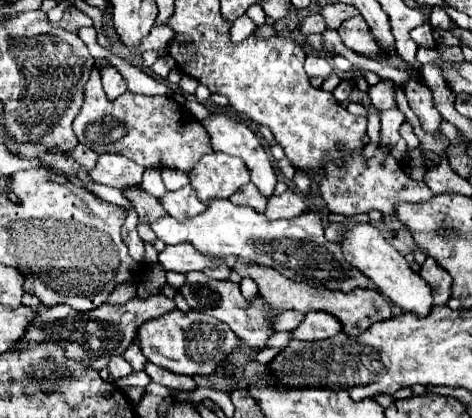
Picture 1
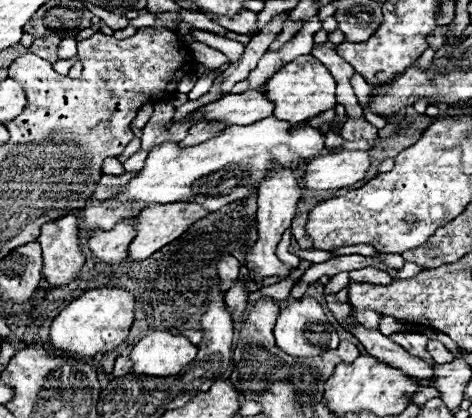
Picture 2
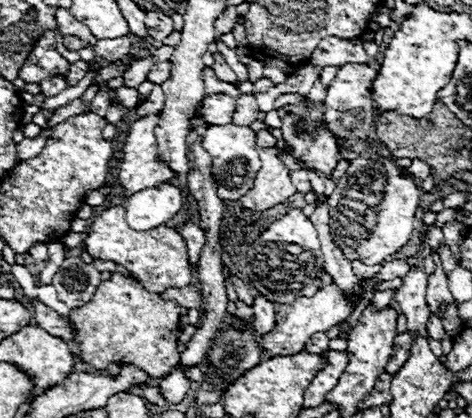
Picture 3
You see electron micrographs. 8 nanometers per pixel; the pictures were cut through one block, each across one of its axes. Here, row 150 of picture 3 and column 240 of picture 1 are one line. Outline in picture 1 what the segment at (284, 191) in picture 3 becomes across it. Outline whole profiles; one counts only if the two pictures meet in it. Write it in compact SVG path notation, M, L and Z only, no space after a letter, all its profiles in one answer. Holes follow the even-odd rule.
M236 260L234 270L242 278L252 278L258 284L258 292L264 298L264 302L268 302L268 306L272 308L272 316L286 312L286 310L296 310L300 314L316 312L316 310L328 312L328 314L332 314L334 318L340 320L342 332L350 334L350 336L358 336L360 332L370 328L374 322L388 320L392 316L390 302L384 296L380 296L378 290L354 288L352 292L340 292L340 290L328 290L328 288L312 288L310 284L288 280L286 276L282 276L274 268L260 266L260 264L254 264L254 262L248 262L248 260Z

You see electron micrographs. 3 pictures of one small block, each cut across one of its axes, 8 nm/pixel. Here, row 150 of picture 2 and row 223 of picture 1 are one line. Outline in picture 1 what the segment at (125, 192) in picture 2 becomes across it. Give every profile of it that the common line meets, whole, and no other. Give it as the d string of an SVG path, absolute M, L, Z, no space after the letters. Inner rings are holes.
M212 200L212 204L208 204L208 208L192 220L178 222L172 216L164 214L162 218L154 220L150 228L164 244L190 242L200 254L208 254L214 258L244 258L256 264L276 268L280 274L292 280L306 282L310 286L350 292L354 288L368 288L370 284L364 274L348 272L348 262L344 260L342 246L338 242L328 244L328 240L322 238L322 222L320 216L314 212L296 216L292 220L270 222L264 214L258 214L248 206L236 206L230 200Z

